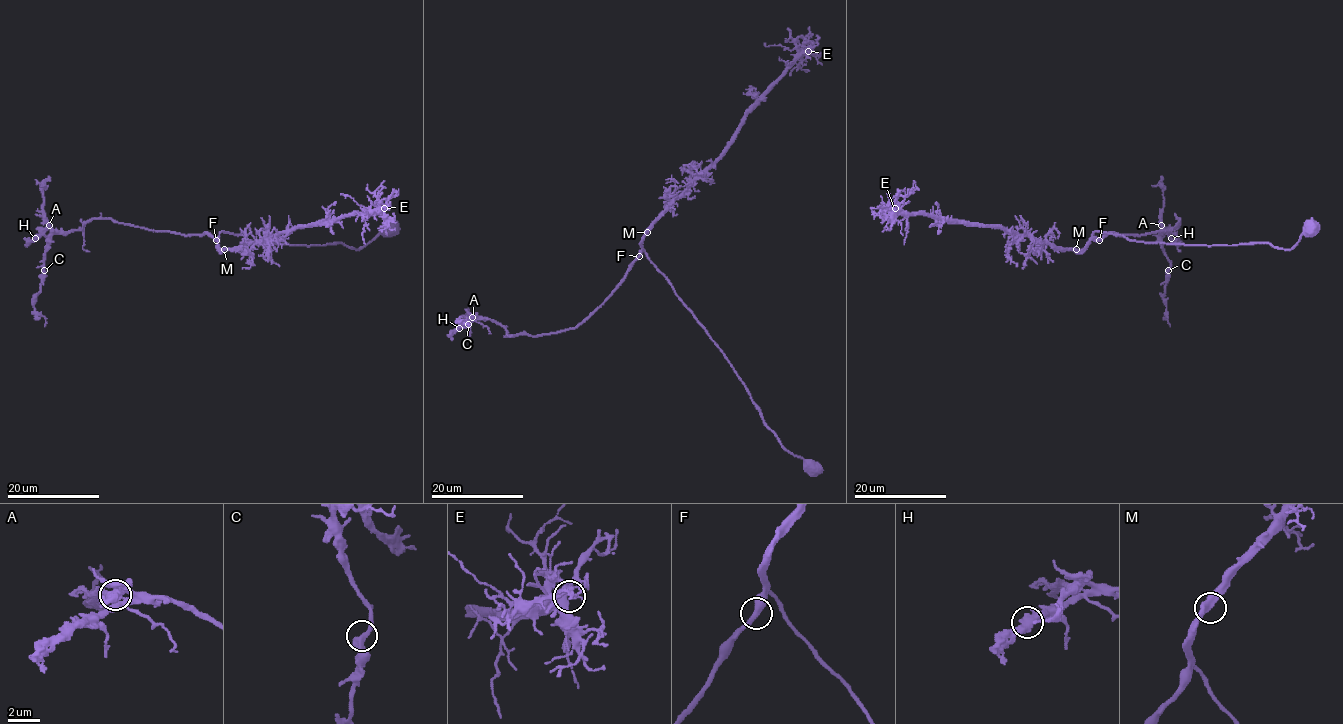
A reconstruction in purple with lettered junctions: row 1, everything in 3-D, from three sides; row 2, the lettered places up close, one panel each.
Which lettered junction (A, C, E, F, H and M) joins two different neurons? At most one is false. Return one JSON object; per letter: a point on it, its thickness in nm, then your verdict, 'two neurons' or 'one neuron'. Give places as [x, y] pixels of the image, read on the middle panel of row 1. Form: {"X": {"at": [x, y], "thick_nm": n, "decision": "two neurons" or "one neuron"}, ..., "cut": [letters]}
{"A": {"at": [472, 317], "thick_nm": 440, "decision": "one neuron"}, "C": {"at": [468, 324], "thick_nm": 440, "decision": "one neuron"}, "E": {"at": [808, 51], "thick_nm": 440, "decision": "one neuron"}, "F": {"at": [639, 256], "thick_nm": 480, "decision": "one neuron"}, "H": {"at": [459, 328], "thick_nm": 420, "decision": "one neuron"}, "M": {"at": [647, 232], "thick_nm": 460, "decision": "one neuron"}, "cut": []}

